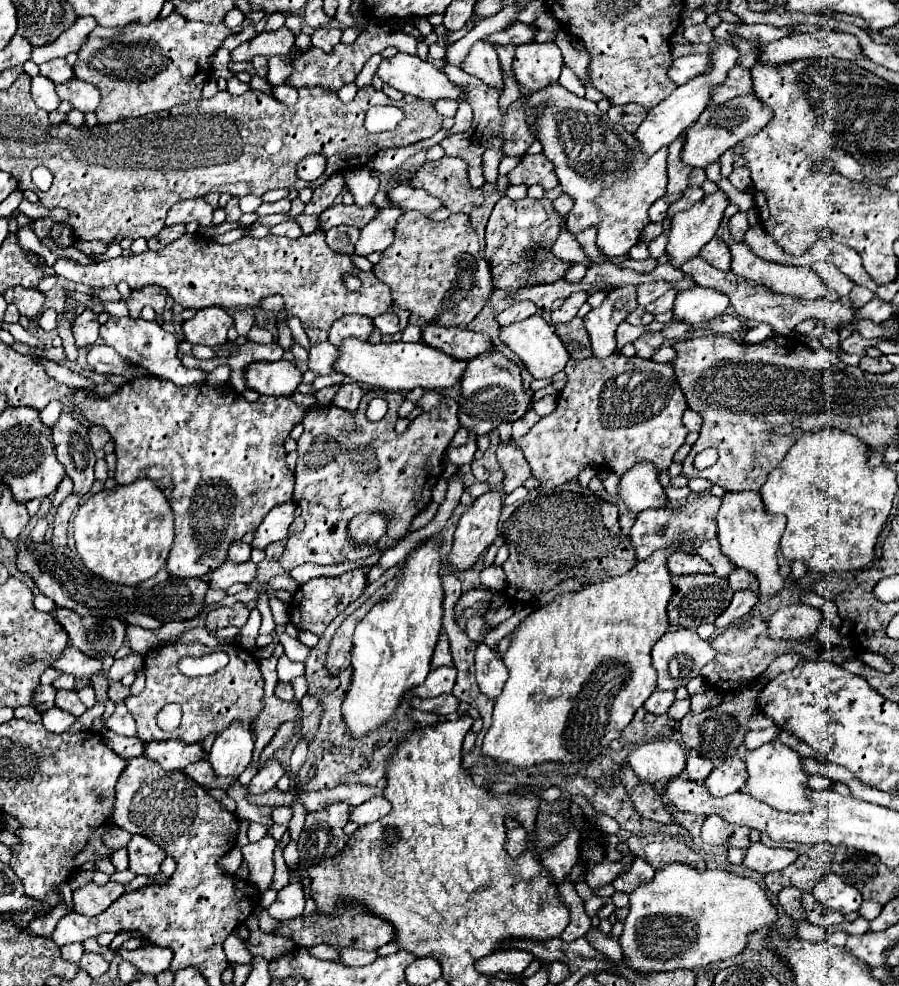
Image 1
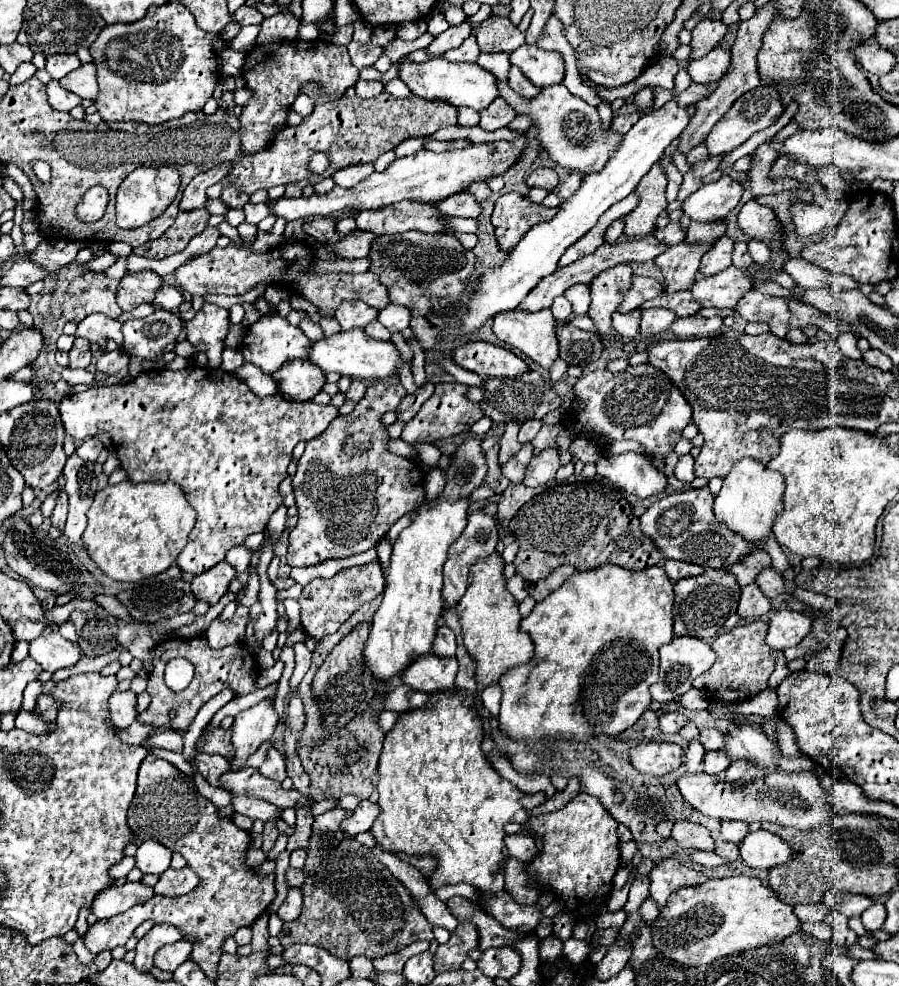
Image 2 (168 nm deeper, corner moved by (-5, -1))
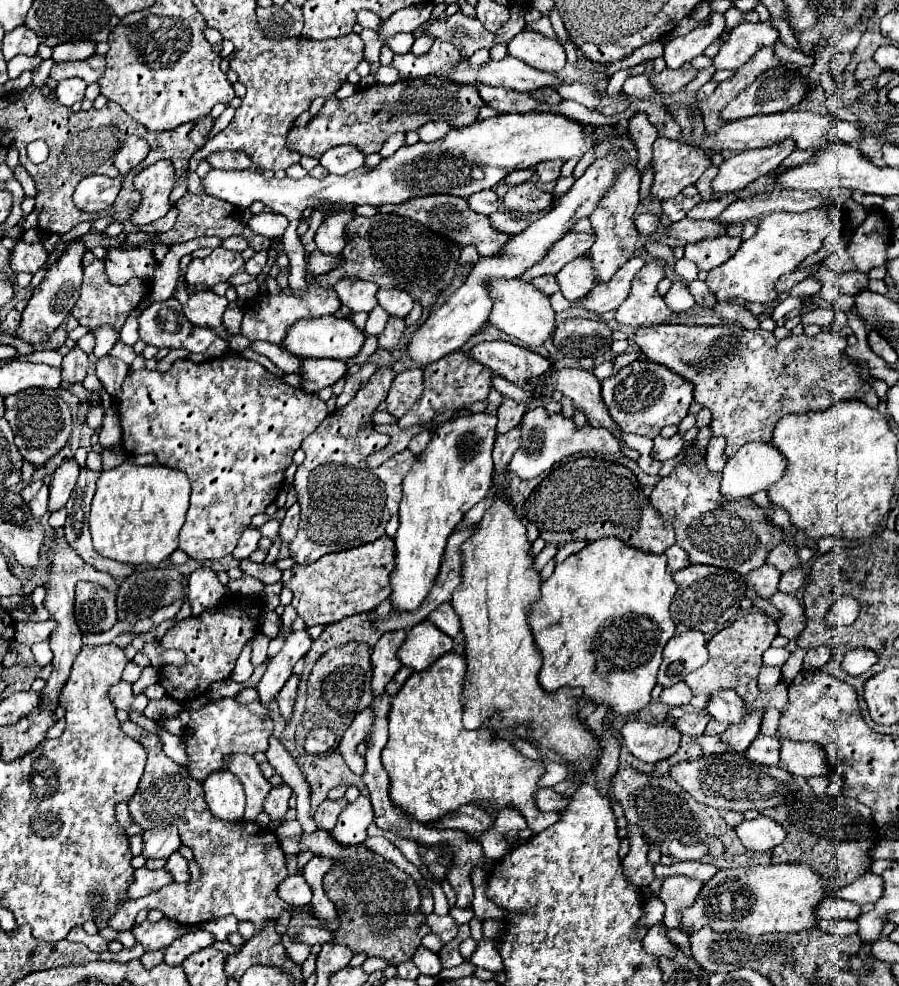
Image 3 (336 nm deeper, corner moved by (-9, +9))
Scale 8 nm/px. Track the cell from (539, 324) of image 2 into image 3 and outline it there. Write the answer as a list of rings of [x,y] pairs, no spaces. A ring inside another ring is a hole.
[[[505,279],[505,281],[491,281],[491,297],[493,297],[493,309],[489,315],[489,323],[501,329],[503,333],[517,337],[527,347],[541,347],[547,339],[555,333],[555,311],[551,309],[549,297],[541,291],[533,289],[533,285],[521,281],[521,279]]]

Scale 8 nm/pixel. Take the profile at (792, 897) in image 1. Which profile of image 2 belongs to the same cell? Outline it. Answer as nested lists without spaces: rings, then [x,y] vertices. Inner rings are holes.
[[[819,903],[819,905],[795,905],[793,909],[795,909],[795,915],[799,917],[801,923],[805,923],[805,921],[825,921],[827,913],[829,913],[825,903]]]

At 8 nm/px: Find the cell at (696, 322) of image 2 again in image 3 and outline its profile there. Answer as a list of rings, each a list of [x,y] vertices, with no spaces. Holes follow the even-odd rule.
[[[647,261],[633,281],[631,293],[625,303],[615,311],[615,319],[623,325],[657,325],[671,323],[673,311],[667,309],[661,295],[657,293],[658,283],[665,277],[663,265],[657,261]]]

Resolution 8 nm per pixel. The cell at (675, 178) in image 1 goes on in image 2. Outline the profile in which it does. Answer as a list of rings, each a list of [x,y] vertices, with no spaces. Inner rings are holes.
[[[767,3],[767,5],[763,5],[761,9],[757,9],[757,13],[755,13],[753,19],[741,21],[739,29],[737,29],[735,45],[731,47],[731,49],[733,49],[733,63],[731,63],[729,71],[725,73],[725,77],[719,81],[717,89],[715,89],[709,97],[705,97],[705,99],[701,99],[701,101],[697,103],[697,113],[695,113],[695,117],[691,119],[691,123],[689,123],[689,127],[685,129],[685,133],[681,135],[679,151],[683,151],[683,153],[687,155],[695,145],[699,145],[699,143],[705,139],[705,135],[711,131],[711,127],[731,109],[731,105],[733,105],[743,93],[747,93],[747,91],[755,89],[757,85],[761,85],[761,77],[759,77],[759,71],[757,71],[755,57],[757,57],[757,53],[759,53],[759,49],[761,49],[763,33],[769,29],[769,23],[771,23],[773,19],[777,19],[775,3]]]

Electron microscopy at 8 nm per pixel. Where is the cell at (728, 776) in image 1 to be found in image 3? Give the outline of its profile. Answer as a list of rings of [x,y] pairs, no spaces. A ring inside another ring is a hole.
[[[759,735],[749,749],[745,751],[745,757],[755,763],[763,765],[777,765],[779,763],[779,741],[775,737],[763,737]]]

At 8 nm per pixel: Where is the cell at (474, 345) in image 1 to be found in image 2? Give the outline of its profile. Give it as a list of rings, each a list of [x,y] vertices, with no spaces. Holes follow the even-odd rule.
[[[483,341],[459,347],[455,351],[455,363],[483,377],[499,377],[499,379],[513,379],[529,371],[527,363],[517,355],[513,355],[511,351]]]

